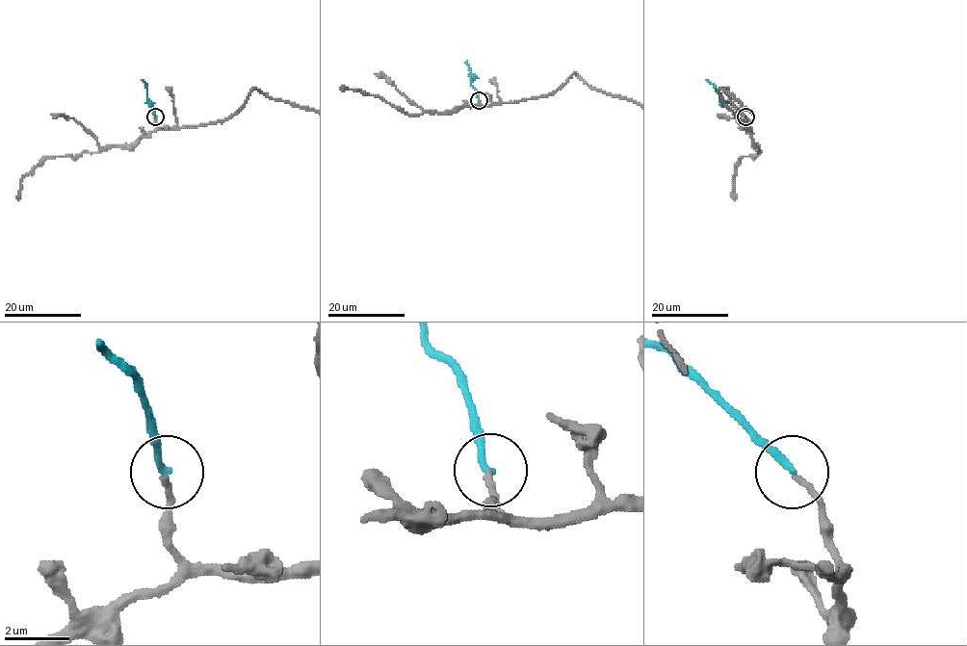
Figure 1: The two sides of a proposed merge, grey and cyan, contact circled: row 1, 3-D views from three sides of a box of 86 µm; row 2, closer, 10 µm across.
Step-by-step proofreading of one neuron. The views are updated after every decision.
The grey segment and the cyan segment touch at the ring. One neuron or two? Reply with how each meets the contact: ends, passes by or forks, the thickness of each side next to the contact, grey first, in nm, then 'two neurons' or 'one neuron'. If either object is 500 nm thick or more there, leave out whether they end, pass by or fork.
grey ends; cyan ends; calibres 170 and 200 nm; one neuron

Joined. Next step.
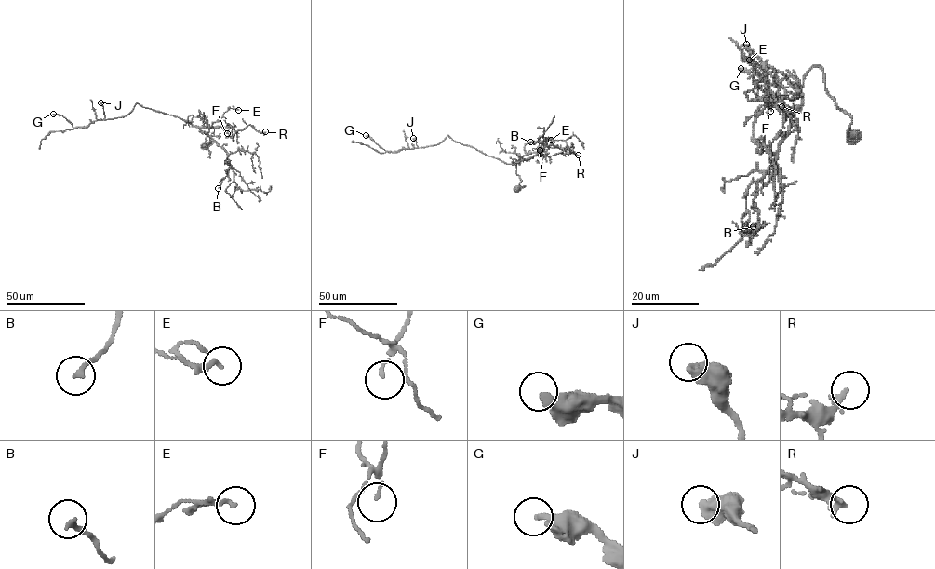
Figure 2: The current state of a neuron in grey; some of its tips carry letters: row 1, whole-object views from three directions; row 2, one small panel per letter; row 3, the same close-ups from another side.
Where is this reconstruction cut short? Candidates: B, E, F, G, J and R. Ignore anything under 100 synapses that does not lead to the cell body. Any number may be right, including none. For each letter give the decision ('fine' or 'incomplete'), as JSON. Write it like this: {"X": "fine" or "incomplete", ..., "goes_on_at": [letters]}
{"B": "fine", "E": "fine", "F": "fine", "G": "fine", "J": "fine", "R": "fine", "goes_on_at": []}

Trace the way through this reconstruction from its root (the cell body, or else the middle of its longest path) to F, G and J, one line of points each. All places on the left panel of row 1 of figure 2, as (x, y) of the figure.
F: (205, 146), (210, 137), (207, 134), (209, 129), (203, 113), (205, 128), (224, 126), (228, 128), (227, 133)
G: (205, 146), (210, 137), (204, 113), (204, 126), (193, 127), (137, 103), (125, 115), (73, 128), (53, 114)
J: (205, 146), (210, 137), (204, 113), (203, 127), (137, 103), (126, 115), (105, 119), (100, 102)

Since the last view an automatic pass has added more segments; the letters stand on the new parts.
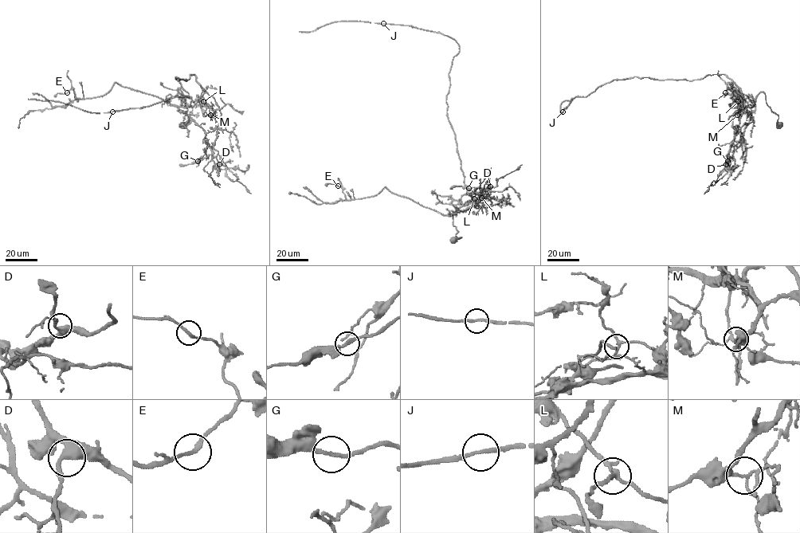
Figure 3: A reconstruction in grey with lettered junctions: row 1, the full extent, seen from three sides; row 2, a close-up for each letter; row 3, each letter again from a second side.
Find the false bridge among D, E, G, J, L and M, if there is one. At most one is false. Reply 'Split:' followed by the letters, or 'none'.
Split: M

